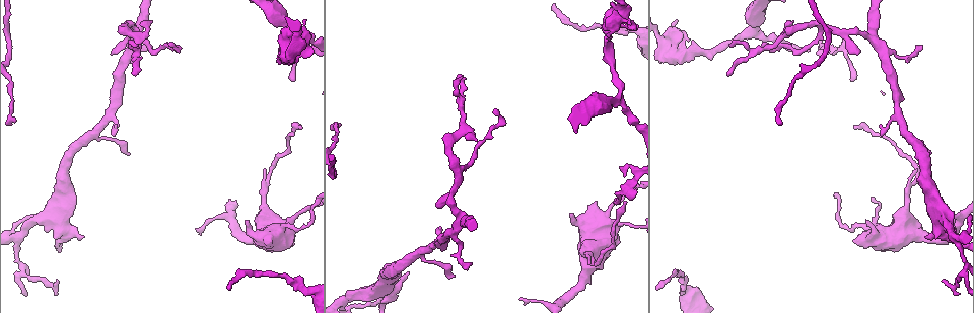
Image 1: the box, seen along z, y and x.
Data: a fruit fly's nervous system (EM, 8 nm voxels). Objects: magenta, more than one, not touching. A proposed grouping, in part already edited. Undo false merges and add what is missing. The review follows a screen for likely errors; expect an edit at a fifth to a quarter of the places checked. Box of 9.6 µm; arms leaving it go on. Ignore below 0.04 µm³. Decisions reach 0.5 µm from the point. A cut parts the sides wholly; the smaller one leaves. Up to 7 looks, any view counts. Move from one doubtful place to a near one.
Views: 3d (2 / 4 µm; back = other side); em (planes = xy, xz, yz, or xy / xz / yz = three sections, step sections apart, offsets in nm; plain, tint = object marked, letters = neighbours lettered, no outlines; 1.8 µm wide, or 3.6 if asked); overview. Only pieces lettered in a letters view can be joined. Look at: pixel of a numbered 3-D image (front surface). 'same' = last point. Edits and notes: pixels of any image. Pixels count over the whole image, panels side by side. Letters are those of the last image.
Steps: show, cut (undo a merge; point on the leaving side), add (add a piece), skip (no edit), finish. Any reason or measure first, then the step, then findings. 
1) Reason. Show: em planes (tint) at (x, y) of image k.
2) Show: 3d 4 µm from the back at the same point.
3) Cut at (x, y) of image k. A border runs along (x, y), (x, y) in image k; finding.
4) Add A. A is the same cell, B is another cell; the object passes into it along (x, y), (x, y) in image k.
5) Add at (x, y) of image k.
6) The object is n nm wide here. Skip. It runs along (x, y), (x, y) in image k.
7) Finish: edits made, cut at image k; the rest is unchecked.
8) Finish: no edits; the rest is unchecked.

Show: 3d 4 µm at (596, 201) of image 1.

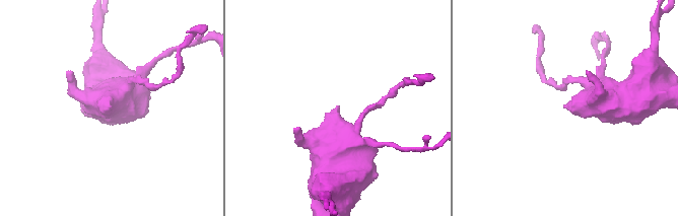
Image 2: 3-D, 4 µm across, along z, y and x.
Now the EM. Show: em 3.6 µm yz step 16 (letters) at (339, 105) of image 2.

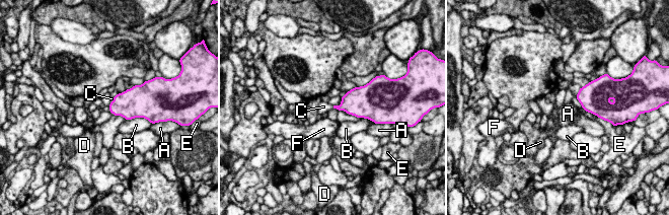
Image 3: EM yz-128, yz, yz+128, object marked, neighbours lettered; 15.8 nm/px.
Show: em 3.6 µm planes (letters) at the same point.

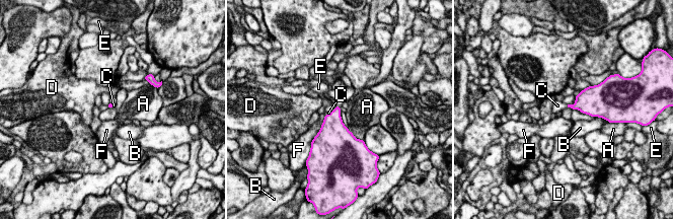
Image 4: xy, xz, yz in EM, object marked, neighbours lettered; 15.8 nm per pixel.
The longest contact is with E, 400 nm. Add at (339, 98) of image 4. C is the same cell, A, B, D, E and F are other cells; the object passes into it along (333, 122), (338, 106), (339, 98) in image 4; it goes on there.

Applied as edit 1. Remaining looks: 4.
Show: overview.

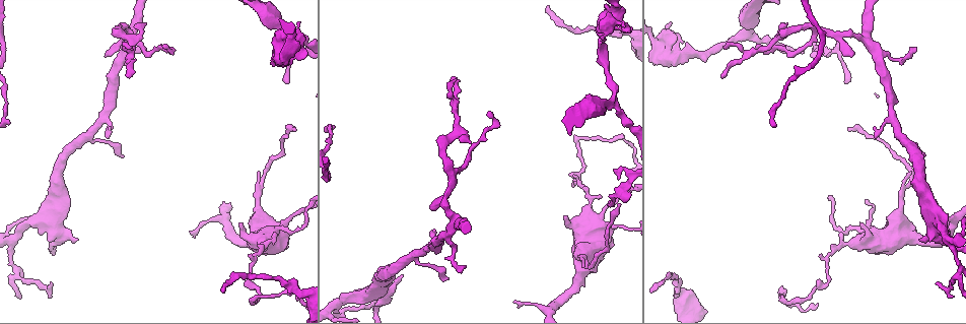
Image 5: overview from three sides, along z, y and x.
Tapers out. Show: em yz step 16 (letters) at (451, 77) of image 5.

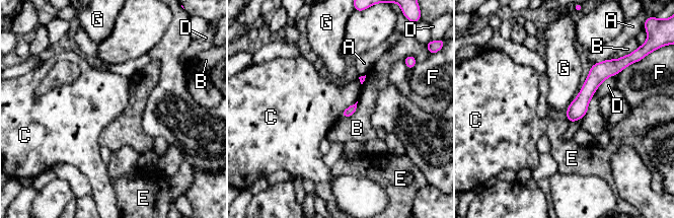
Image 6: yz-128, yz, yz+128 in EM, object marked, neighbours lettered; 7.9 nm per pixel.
The object is 80 nm wide here. Skip. A, B, C, D, E, F and G are other cells; a border runs along (357, 100), (350, 104), (340, 117) in image 6; no lettered piece goes on from it.

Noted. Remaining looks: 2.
Tapers out. Show: 3d 2 µm from the back at (144, 24) of image 5.

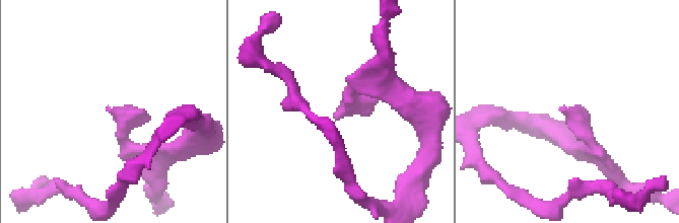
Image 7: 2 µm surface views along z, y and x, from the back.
Show: em planes (letters) at (335, 120) of image 7.

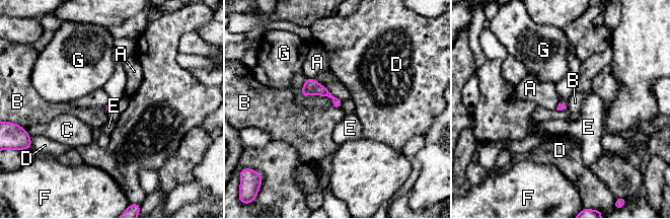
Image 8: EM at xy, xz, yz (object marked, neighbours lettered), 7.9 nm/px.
Skip. A, B, C, D, E, F and G are other cells; a border runs along (332, 105), (337, 107) in image 8; none of them fits.

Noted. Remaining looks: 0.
Finish: edits made, add at image 4; the rest is unchecked.

